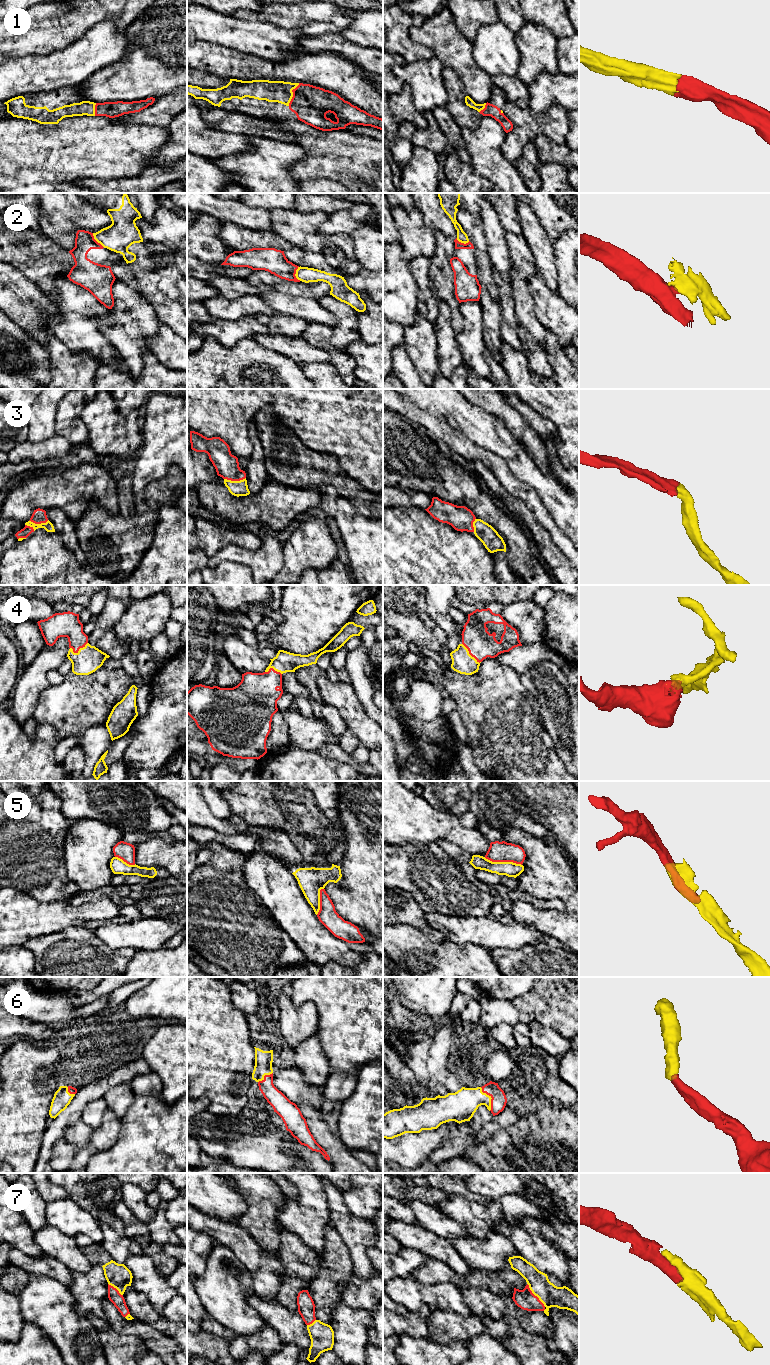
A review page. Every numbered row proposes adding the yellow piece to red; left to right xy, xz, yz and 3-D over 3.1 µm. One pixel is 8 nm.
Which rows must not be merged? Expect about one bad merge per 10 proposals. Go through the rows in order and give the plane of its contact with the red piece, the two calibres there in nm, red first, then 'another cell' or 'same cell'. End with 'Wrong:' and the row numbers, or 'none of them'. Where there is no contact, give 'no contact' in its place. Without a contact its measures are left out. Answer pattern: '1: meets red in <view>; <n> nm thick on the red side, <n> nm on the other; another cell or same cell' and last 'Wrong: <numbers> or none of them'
1: meets red in xz; 280 nm thick on the red side, 180 nm on the other; same cell
2: meets red in xy; 190 nm thick on the red side, 240 nm on the other; another cell
3: meets red in xz; 190 nm thick on the red side, 130 nm on the other; same cell
4: meets red in xy; 200 nm thick on the red side, 200 nm on the other; same cell
5: meets red in yz; 160 nm thick on the red side, 120 nm on the other; another cell
6: meets red in yz; 130 nm thick on the red side, 240 nm on the other; same cell
7: meets red in yz; 160 nm thick on the red side, 180 nm on the other; same cell
Wrong: 2, 5

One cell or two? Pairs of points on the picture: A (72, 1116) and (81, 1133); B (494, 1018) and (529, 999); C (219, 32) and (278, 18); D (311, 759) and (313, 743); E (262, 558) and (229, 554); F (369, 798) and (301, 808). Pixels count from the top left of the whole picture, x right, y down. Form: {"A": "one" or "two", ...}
{"A": "two", "B": "two", "C": "two", "D": "two", "E": "one", "F": "two"}

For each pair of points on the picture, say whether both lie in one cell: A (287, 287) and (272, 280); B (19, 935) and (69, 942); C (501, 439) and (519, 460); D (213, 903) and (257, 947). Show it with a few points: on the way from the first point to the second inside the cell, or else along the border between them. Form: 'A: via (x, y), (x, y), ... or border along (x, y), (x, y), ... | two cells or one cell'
A: via (283, 286), (276, 283) | one cell
B: border along (57, 931), (30, 938), (23, 945) | two cells
C: via (505, 444), (515, 455) | one cell
D: via (215, 917), (243, 945) | one cell

